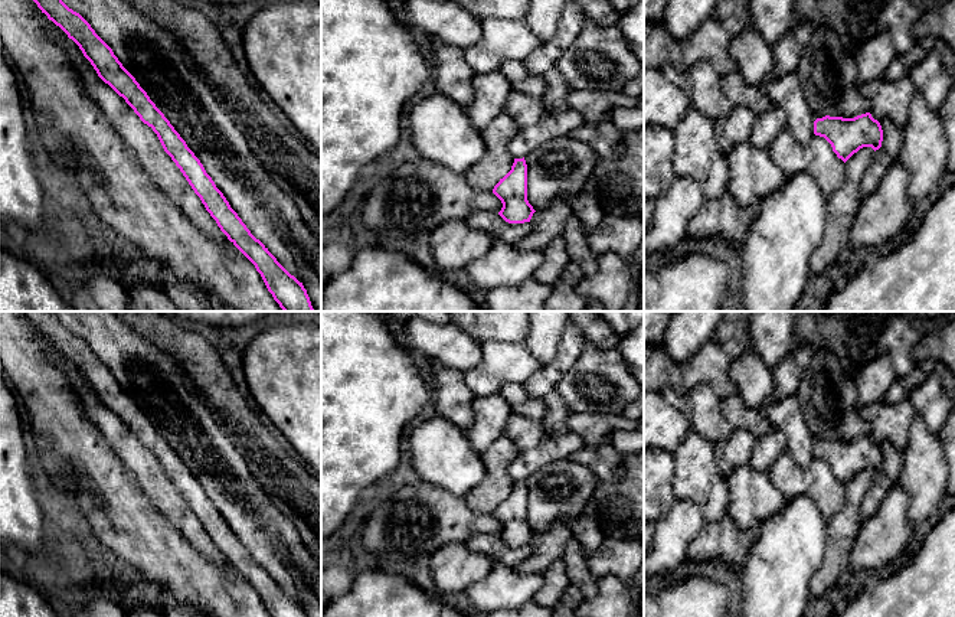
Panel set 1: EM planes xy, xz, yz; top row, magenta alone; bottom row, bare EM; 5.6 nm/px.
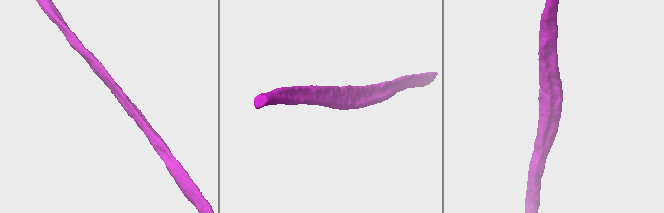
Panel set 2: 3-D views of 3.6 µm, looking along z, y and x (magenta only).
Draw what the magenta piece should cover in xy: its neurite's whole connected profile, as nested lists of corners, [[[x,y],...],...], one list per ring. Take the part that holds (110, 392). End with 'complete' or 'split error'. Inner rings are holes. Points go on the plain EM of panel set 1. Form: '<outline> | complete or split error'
[[[52,311],[20,313],[79,369],[98,399],[125,422],[144,447],[153,451],[164,474],[180,492],[220,554],[255,588],[268,614],[271,617],[307,617],[302,605],[291,598],[251,556],[200,483],[91,347],[69,332]]] | complete

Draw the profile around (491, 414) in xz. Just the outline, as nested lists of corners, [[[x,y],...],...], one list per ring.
[[[500,394],[475,396],[471,409],[474,422],[465,432],[470,445],[481,454],[504,434],[507,422],[514,414],[510,404]]]

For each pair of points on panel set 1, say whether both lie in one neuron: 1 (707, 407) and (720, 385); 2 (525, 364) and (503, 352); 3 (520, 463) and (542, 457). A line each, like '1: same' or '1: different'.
1: different
2: same
3: same

